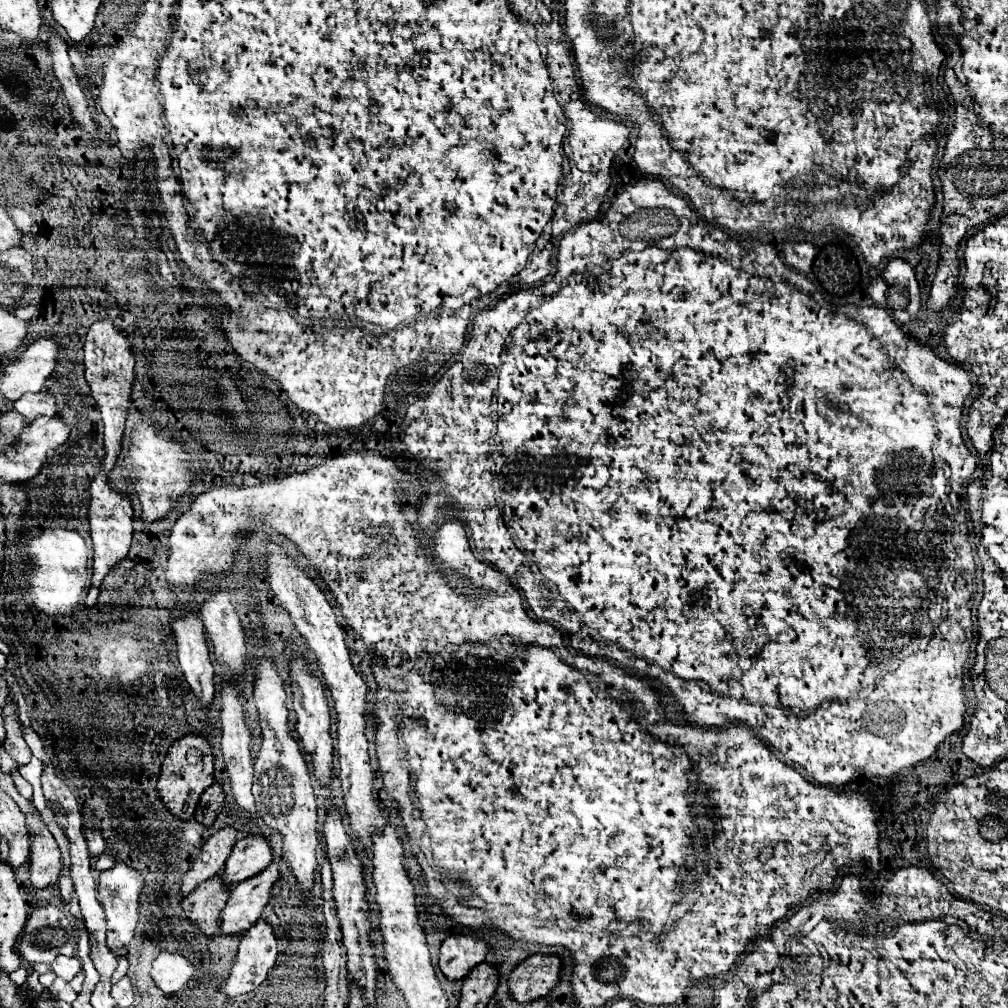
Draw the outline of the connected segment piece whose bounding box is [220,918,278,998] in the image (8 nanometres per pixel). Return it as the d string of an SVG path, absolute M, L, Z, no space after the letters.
M262 918L250 930L246 930L240 940L236 960L230 968L230 976L226 978L224 986L220 986L220 992L234 998L258 988L276 962L278 948L274 940L272 926Z

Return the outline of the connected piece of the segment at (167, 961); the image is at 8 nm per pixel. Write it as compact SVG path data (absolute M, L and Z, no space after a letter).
M162 952L154 960L150 976L156 988L160 988L166 995L176 996L176 992L192 986L189 982L196 976L196 968L180 954Z

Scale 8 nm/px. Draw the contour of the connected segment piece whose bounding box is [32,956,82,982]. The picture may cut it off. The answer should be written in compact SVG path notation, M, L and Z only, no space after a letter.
M58 956L52 964L34 964L32 966L38 974L42 974L42 972L54 972L56 976L60 976L60 978L64 978L64 980L72 980L80 970L82 970L82 964L80 964L80 960L78 958L68 958L68 956Z

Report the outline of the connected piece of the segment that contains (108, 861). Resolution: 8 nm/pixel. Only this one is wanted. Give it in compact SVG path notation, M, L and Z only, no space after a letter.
M104 852L98 860L92 860L92 870L96 870L96 872L110 870L112 866L114 866L114 858L112 858L108 852Z

